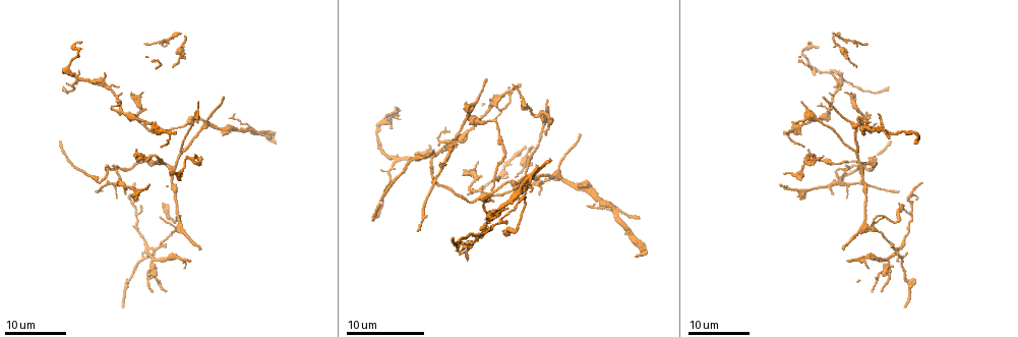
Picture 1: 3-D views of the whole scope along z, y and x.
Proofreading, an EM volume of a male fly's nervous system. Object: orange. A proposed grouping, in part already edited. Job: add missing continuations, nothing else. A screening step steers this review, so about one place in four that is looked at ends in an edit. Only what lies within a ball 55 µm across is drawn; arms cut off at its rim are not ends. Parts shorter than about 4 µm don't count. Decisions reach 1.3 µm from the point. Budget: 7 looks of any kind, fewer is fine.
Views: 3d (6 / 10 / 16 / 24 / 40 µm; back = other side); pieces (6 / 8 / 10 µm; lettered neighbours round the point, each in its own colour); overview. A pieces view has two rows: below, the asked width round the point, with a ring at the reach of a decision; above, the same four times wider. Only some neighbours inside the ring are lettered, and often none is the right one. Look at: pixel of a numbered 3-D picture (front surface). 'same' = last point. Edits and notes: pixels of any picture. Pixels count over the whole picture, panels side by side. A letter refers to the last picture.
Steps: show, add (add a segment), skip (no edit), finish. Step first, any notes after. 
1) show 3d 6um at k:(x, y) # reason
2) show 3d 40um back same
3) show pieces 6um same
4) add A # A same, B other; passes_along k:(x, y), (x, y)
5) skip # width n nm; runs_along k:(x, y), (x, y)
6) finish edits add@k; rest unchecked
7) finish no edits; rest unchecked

show 3d 16um at 1:(889, 141)

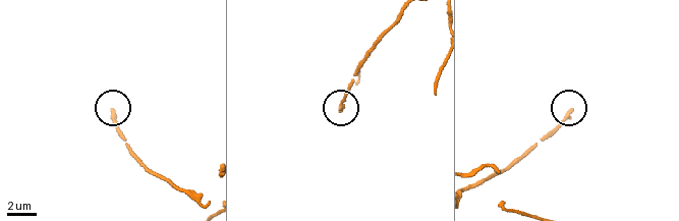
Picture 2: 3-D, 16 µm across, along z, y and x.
show pieces 8um at 2:(573, 111)

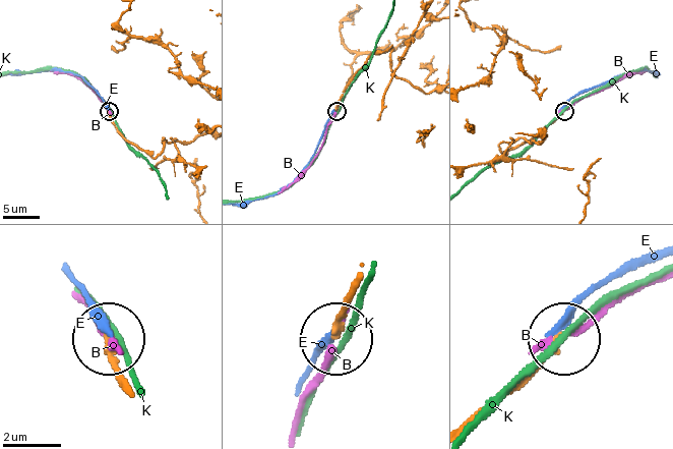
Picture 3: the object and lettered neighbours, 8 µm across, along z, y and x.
skip # B other, E other, K other; runs_along 3:(129, 388), (113, 339); none of them fits

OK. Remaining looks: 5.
show 3d 16um at 1:(899, 191) # free end

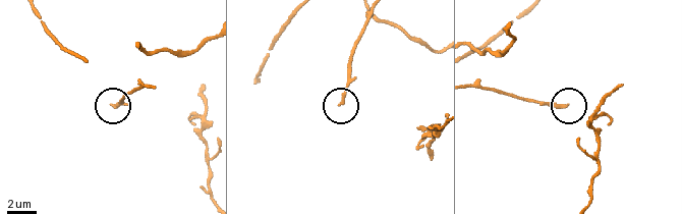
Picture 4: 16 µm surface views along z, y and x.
show pieces 8um at 4:(112, 106)

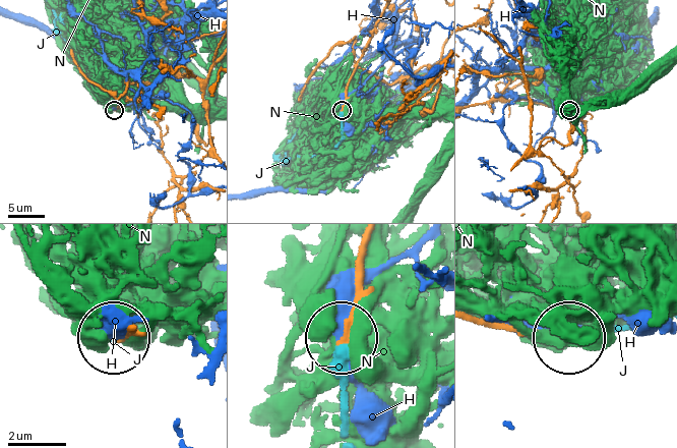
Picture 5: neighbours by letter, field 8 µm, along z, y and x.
add J # H other, J same, N other; passes_along 5:(364, 265), (343, 345), (343, 431); it goes on there

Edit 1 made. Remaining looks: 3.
show 3d 16um at 1:(133, 157) # an open end

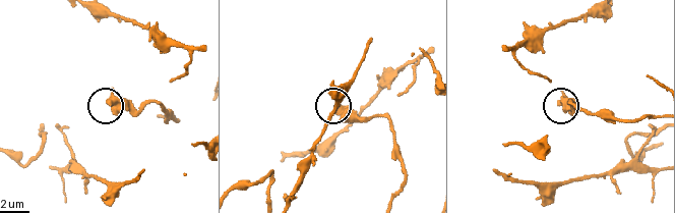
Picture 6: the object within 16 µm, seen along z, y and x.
show pieces 10um at 6:(108, 103)

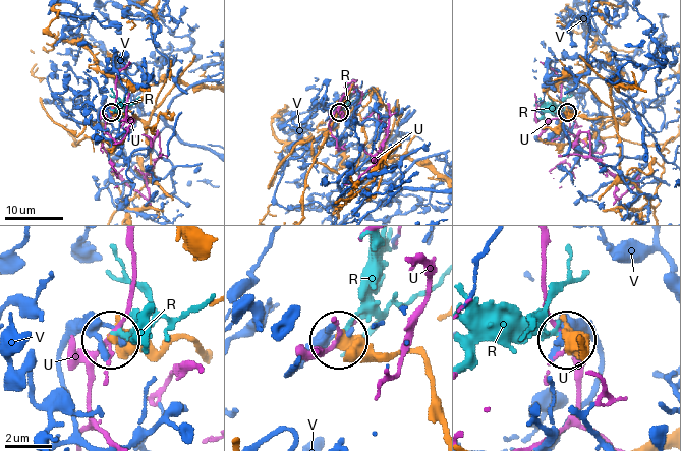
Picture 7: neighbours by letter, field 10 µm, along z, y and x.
skip # width 340 nm; R other, U other, V other; none of them fits

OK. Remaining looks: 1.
finish edits add@5; rest unchecked

